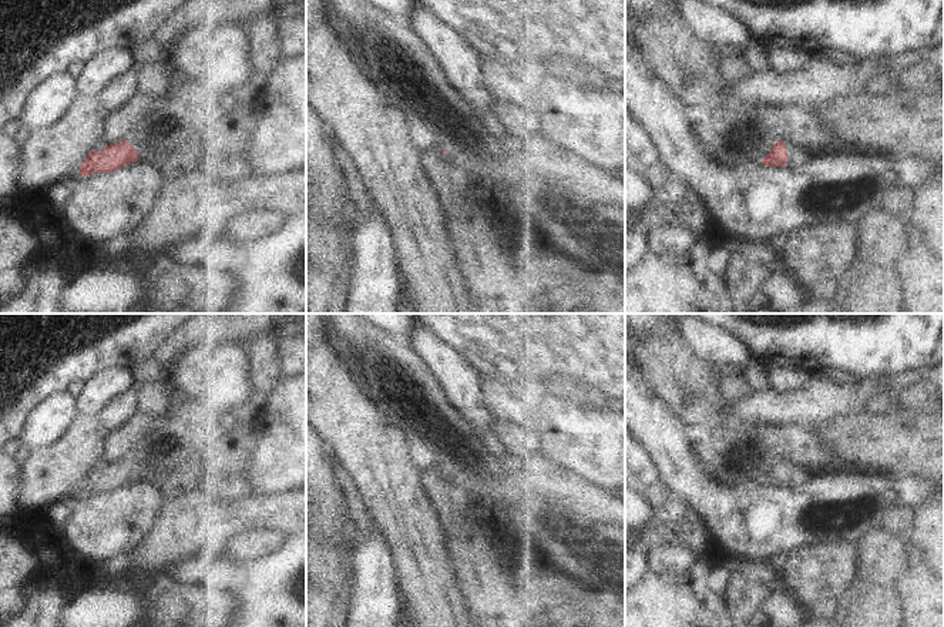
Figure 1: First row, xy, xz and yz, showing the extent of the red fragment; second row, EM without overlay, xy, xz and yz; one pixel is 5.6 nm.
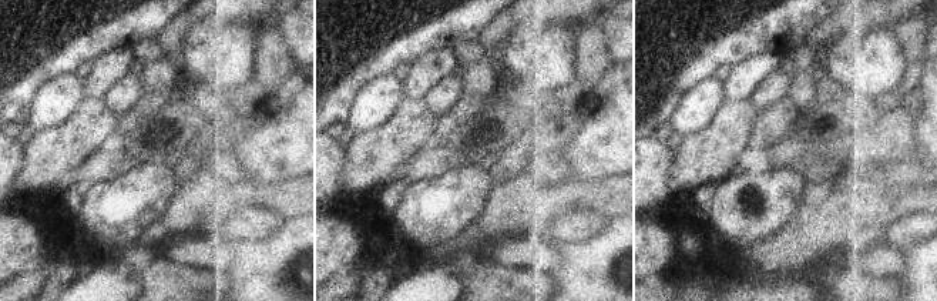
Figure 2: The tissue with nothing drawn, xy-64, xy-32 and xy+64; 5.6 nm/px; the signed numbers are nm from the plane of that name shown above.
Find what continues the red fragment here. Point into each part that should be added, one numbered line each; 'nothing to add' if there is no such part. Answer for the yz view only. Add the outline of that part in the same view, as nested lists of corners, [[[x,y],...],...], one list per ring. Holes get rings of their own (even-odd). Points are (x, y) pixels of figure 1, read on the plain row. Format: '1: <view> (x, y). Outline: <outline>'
nothing to add

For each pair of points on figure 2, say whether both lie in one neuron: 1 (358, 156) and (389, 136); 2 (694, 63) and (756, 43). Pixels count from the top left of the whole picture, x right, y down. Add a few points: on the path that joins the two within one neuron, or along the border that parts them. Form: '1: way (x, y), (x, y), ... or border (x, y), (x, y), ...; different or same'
1: way (365, 156), (369, 156), (382, 143); same
2: way (709, 47), (714, 43), (741, 43); same

